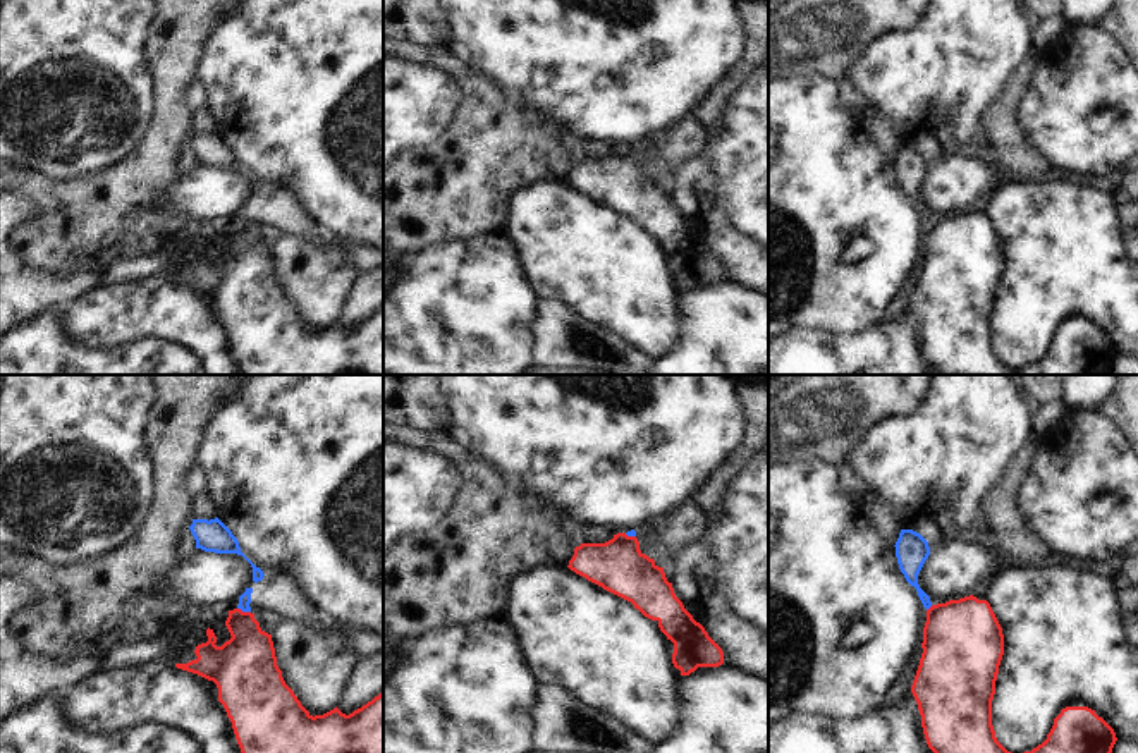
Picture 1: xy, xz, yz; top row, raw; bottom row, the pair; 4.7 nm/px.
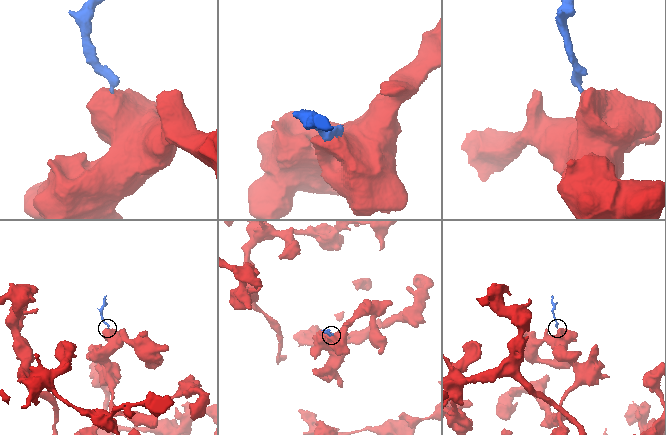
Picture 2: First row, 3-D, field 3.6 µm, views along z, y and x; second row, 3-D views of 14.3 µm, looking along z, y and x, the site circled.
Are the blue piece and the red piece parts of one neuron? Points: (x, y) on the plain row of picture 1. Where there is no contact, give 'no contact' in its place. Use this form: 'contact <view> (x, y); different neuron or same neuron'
contact xy (244, 226); different neuron

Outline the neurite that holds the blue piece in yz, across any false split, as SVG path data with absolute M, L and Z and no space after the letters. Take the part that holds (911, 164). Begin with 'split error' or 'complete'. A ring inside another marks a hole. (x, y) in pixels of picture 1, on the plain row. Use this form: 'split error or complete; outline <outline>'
complete; outline M901 144L894 162L901 187L916 203L923 222L928 225L932 222L930 211L918 199L918 189L930 170L928 156L913 144Z

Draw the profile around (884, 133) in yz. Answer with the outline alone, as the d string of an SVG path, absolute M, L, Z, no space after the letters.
M868 108L861 120L865 131L884 150L885 156L894 162L902 144L897 127L873 108Z

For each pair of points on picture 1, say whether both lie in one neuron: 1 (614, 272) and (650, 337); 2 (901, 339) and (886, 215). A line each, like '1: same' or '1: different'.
1: same
2: different

